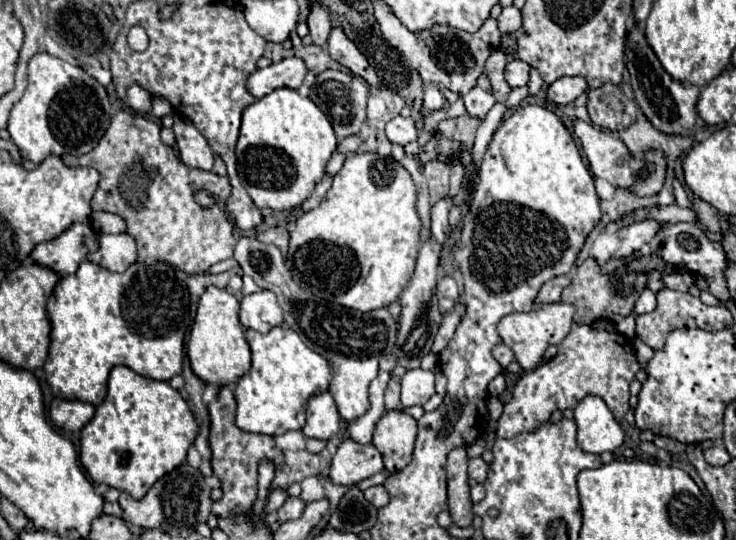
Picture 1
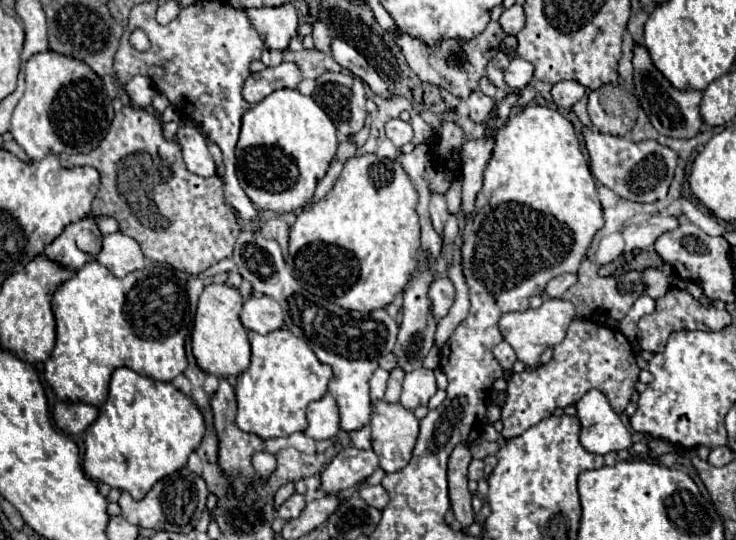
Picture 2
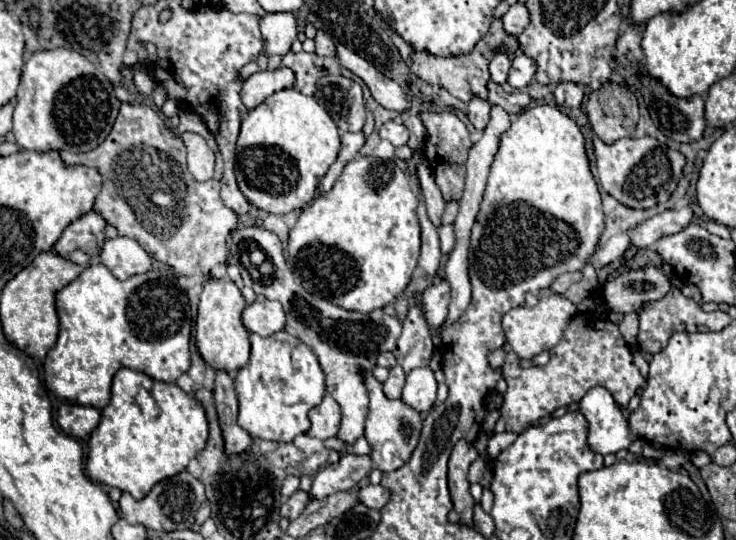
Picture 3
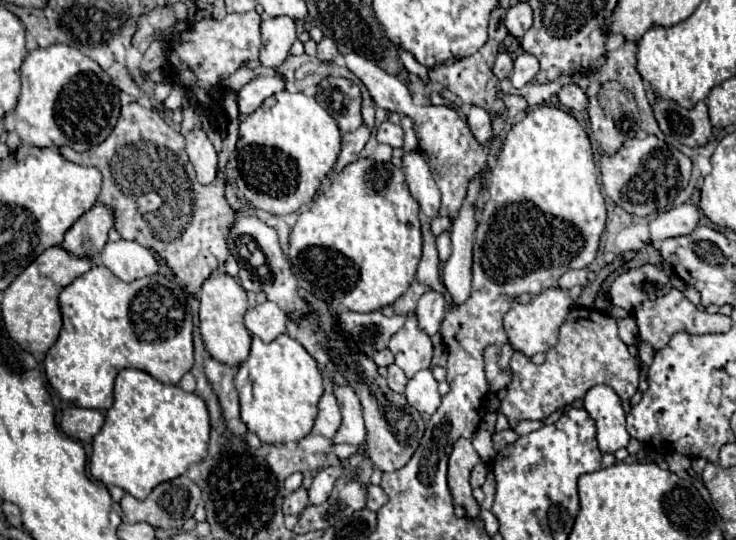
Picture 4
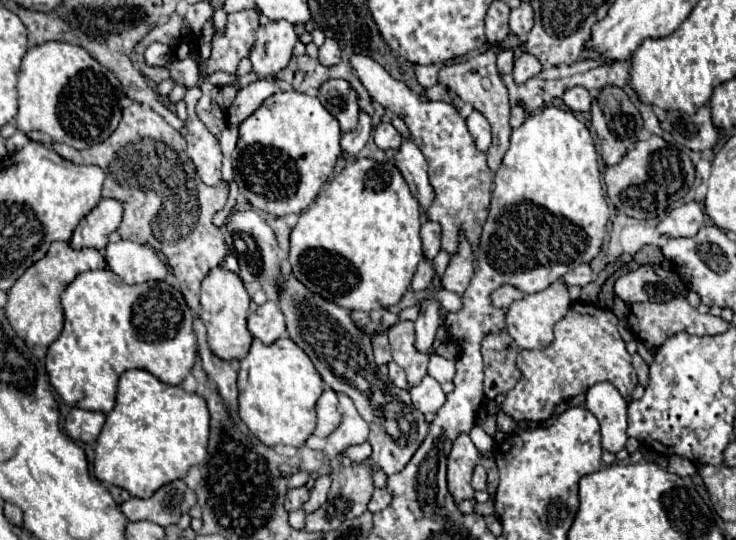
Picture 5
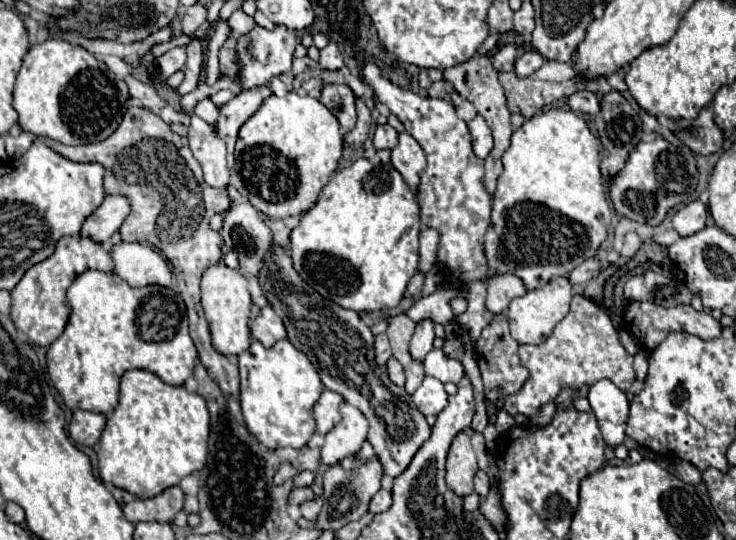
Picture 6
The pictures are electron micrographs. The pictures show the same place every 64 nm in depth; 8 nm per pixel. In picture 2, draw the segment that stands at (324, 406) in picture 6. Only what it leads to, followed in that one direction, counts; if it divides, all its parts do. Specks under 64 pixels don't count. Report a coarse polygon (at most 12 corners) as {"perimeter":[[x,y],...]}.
{"perimeter":[[332,396],[312,402],[306,410],[306,436],[336,438],[340,430],[338,404]]}

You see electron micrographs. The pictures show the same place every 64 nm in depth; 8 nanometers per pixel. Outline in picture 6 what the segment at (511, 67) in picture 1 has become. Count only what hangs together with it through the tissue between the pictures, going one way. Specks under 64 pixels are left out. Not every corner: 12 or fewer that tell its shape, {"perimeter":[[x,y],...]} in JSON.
{"perimeter":[[530,50],[516,60],[520,78],[544,64],[542,54]]}

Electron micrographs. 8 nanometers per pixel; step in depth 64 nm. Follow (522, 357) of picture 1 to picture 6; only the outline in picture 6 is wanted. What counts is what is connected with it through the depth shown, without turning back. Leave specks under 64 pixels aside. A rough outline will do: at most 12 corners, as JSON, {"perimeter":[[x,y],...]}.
{"perimeter":[[564,276],[514,298],[512,336],[540,344],[568,314],[572,282]]}

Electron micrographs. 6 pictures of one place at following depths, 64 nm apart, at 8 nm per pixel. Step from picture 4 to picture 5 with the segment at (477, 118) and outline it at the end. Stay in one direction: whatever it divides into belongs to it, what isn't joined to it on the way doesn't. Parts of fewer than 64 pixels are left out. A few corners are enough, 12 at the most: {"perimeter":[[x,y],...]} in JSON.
{"perimeter":[[478,110],[466,124],[476,148],[488,152],[492,144],[488,120]]}

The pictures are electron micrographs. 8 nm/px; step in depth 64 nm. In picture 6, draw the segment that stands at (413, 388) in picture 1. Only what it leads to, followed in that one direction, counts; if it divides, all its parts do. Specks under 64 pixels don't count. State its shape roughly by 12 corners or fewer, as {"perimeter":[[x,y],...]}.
{"perimeter":[[424,378],[414,404],[424,416],[438,416],[448,406],[444,384]]}

